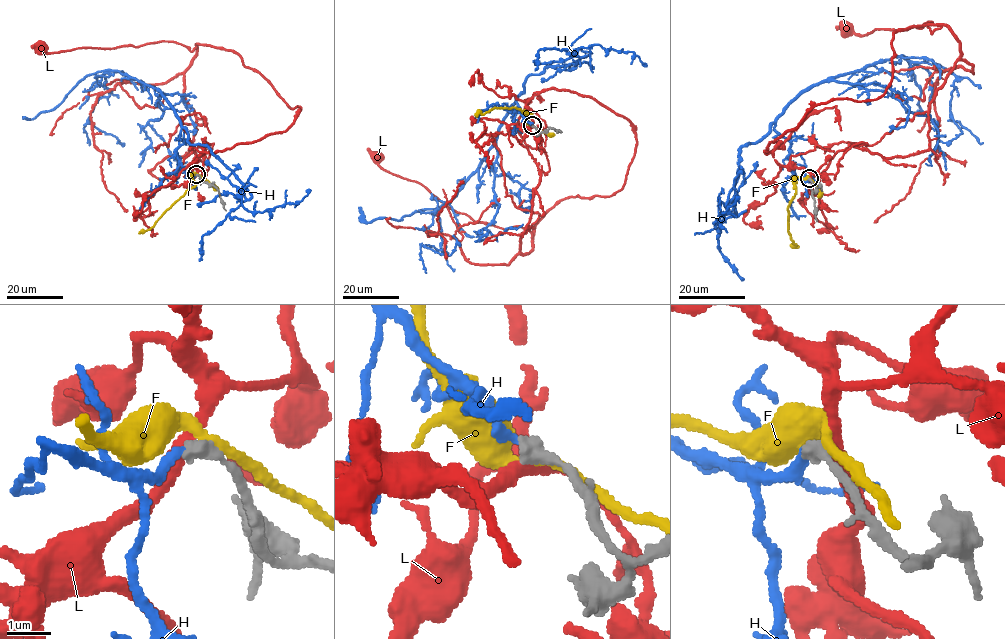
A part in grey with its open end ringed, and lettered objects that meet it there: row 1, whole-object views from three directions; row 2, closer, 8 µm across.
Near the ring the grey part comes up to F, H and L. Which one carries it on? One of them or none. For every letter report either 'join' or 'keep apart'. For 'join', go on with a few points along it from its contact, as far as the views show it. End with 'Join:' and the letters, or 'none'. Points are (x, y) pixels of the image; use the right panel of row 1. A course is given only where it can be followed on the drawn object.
F: keep apart
H: keep apart
L: keep apart
Join: none

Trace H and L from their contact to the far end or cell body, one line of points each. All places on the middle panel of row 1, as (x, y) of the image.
H: (532, 125), (512, 109), (516, 96), (438, 213), (445, 248), (425, 246), (449, 255), (453, 235)
L: (532, 126), (478, 119), (485, 133), (516, 137), (539, 170), (527, 254), (527, 230), (473, 221), (376, 157)

